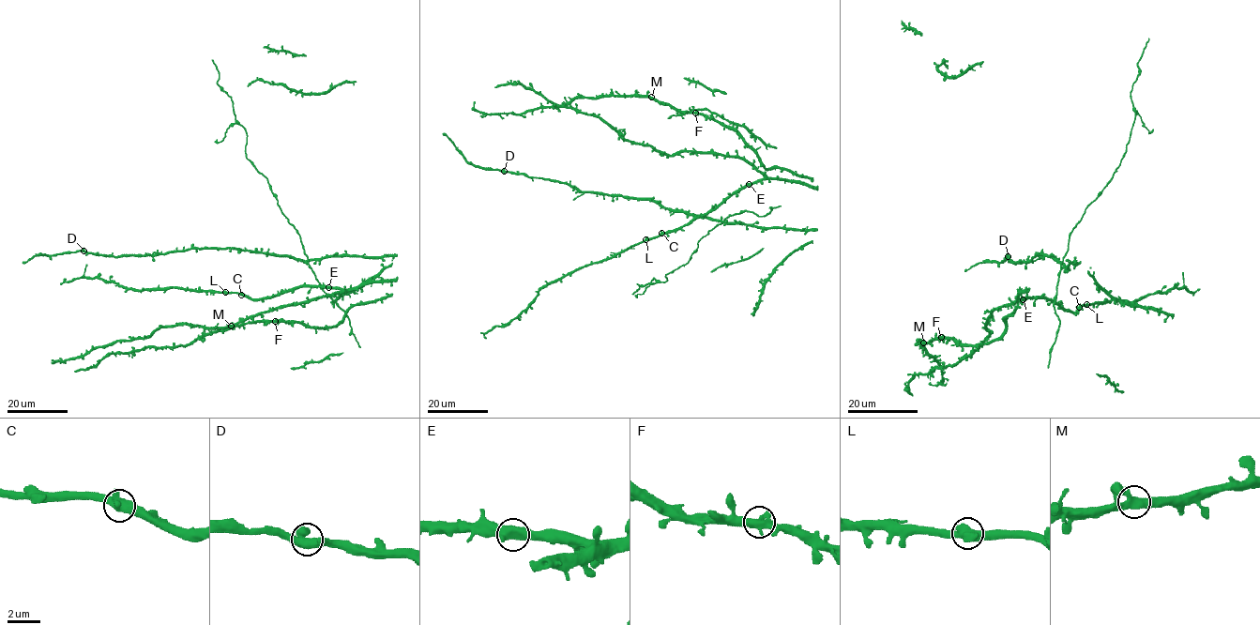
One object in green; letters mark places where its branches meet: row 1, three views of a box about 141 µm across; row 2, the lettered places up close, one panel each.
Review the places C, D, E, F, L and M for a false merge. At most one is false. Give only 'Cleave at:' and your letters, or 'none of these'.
Cleave at: none of these

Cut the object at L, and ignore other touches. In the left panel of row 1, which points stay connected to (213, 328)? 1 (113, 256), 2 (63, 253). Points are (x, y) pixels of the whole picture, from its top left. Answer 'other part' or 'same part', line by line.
1: same part
2: same part

